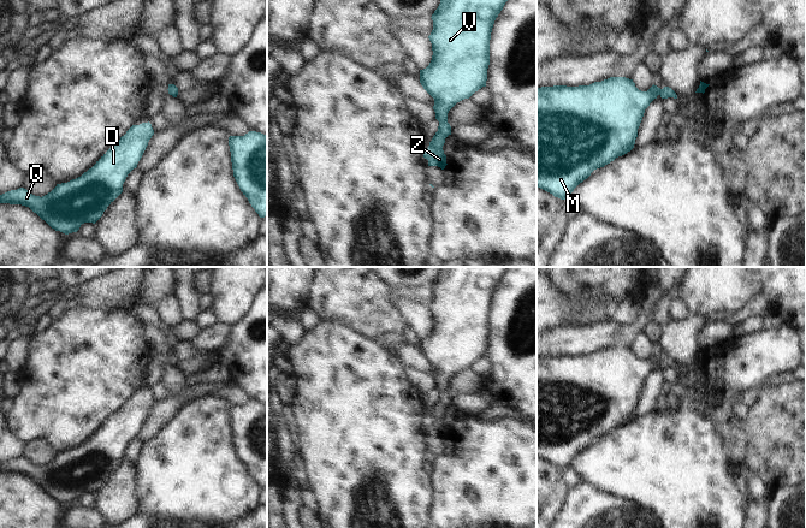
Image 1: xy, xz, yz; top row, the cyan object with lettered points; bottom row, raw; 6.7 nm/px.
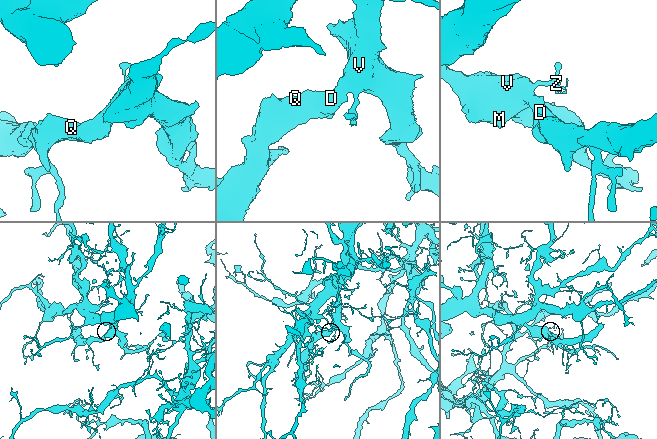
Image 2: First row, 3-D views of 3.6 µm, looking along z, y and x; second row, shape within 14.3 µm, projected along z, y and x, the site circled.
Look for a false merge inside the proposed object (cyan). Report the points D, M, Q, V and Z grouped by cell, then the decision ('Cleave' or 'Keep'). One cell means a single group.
Groups: D M Q V Z. Keep.

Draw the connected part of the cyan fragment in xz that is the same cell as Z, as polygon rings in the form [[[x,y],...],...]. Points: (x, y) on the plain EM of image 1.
[[[440,267],[440,273],[431,286],[433,299],[428,308],[433,325],[429,334],[420,339],[420,352],[434,368],[433,379],[439,396],[428,417],[423,420],[428,435],[444,439],[448,434],[443,415],[445,408],[451,404],[451,396],[448,392],[449,380],[457,372],[469,368],[475,361],[486,356],[491,302],[496,287],[508,269],[509,267]]]

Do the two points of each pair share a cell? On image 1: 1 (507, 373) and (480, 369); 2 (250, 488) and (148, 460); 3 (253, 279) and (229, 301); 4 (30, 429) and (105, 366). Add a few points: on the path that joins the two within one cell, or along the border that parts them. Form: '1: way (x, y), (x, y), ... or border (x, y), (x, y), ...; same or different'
1: border (485, 356), (490, 365), (490, 372), (484, 378); different
2: way (225, 488), (215, 488), (190, 472), (173, 468); same
3: way (247, 283), (235, 295); same
4: way (48, 411), (87, 373); same

